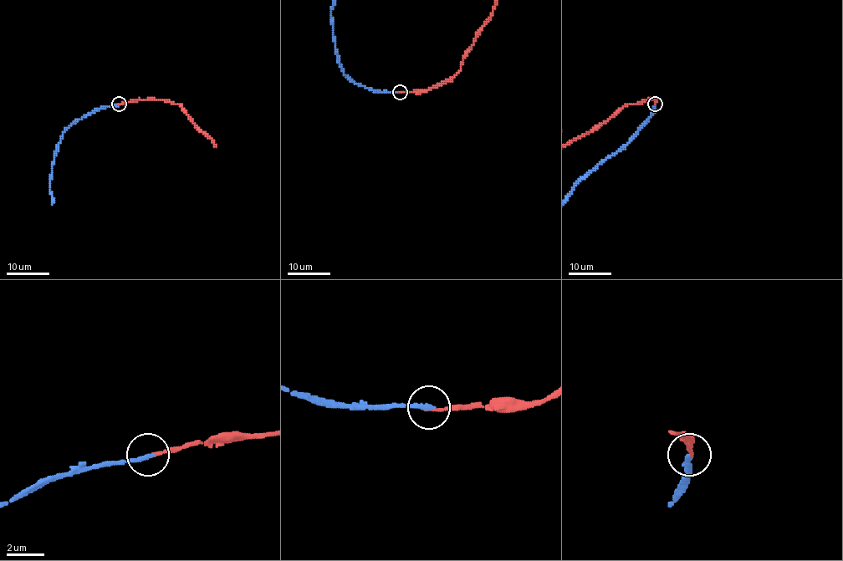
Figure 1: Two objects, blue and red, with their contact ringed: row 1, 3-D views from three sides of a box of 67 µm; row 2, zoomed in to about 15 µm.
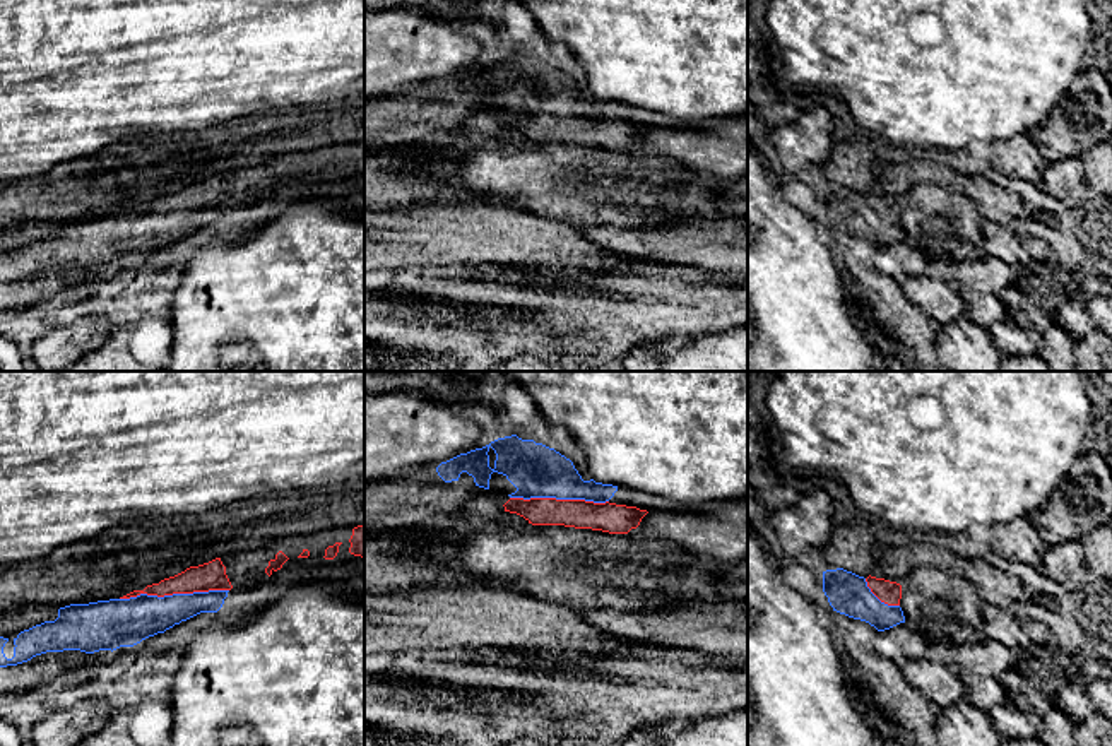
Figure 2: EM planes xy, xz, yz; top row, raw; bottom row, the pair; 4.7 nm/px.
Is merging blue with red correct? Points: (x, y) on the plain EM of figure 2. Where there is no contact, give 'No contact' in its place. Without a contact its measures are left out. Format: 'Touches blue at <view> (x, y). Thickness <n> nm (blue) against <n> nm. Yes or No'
Touches blue at xy (173, 211). Thickness 220 nm (blue) against 130 nm. Yes

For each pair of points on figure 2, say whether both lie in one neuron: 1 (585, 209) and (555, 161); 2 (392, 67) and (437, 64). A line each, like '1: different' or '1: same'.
1: same
2: same

